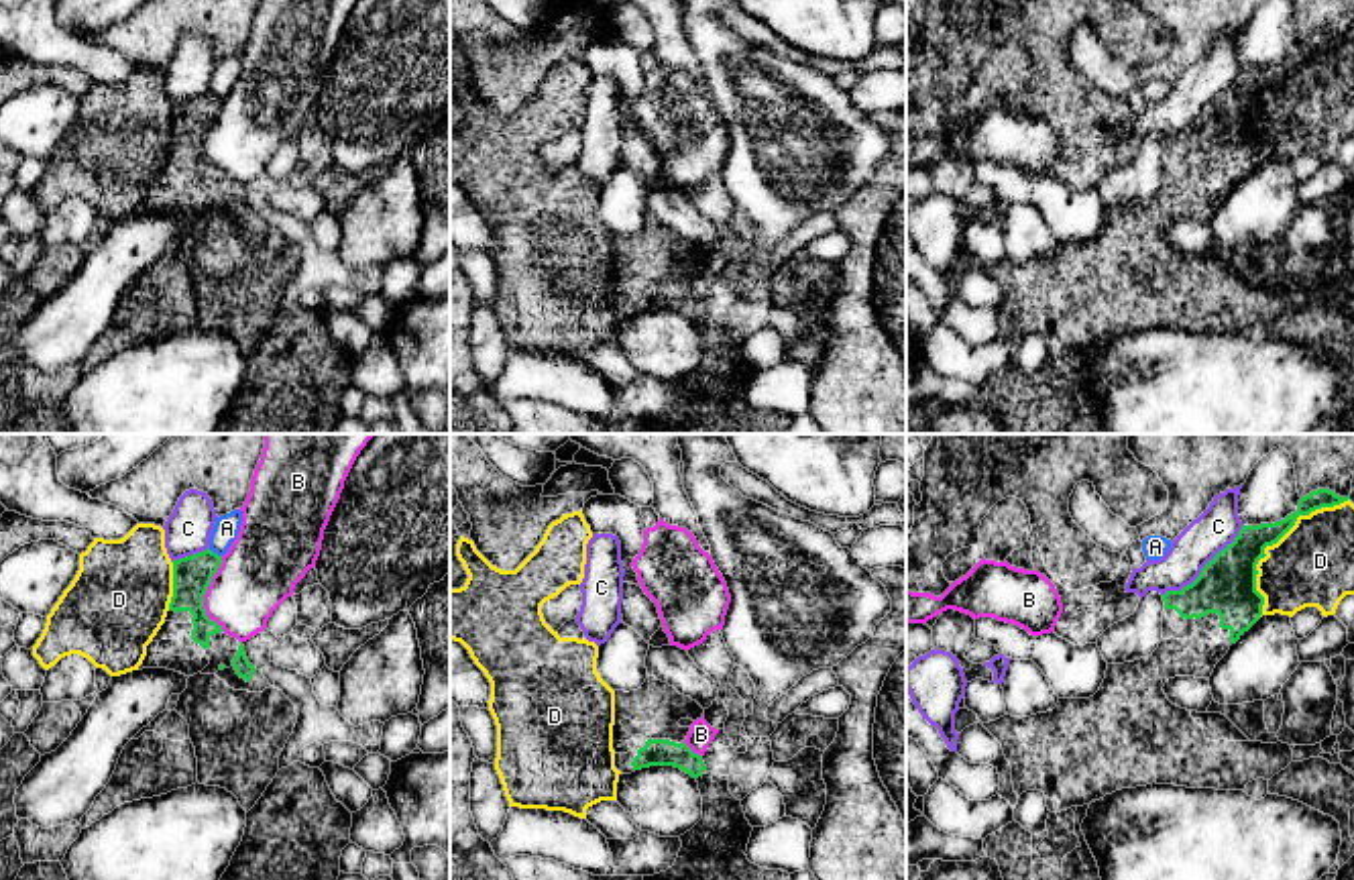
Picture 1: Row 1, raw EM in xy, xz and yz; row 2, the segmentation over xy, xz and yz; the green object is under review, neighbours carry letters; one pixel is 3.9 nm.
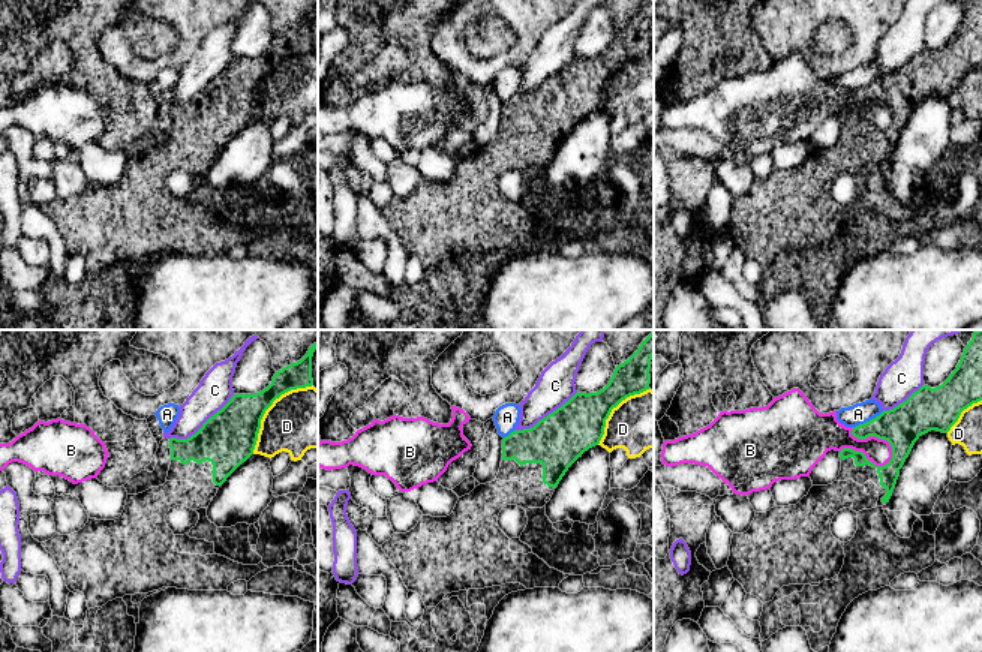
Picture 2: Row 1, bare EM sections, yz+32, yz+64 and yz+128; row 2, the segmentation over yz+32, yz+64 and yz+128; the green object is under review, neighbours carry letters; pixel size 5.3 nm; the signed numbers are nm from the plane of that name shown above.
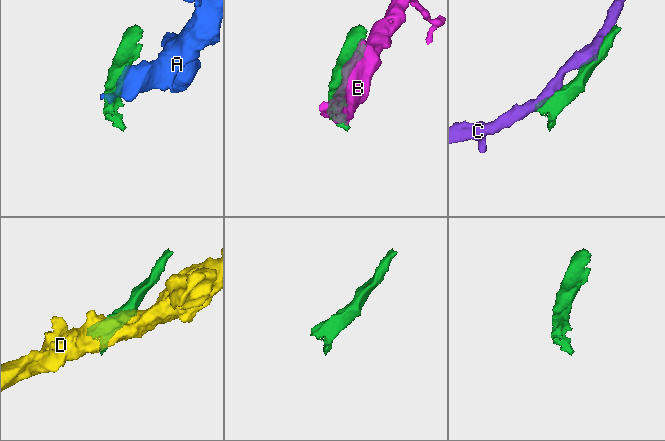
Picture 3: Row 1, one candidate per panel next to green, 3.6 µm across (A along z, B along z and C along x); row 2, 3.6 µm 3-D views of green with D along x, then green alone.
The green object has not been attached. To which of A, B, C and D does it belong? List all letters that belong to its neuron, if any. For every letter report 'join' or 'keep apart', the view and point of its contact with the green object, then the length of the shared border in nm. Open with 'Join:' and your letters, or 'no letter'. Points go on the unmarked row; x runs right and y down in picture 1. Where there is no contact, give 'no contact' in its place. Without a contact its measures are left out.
Join: no letter
A: keep apart; contact xy (214, 96); length 70 nm
B: keep apart; contact xy (204, 137); length 300 nm
C: keep apart; contact yz (1204, 111); length 420 nm
D: keep apart; contact yz (1273, 86); length 600 nm

